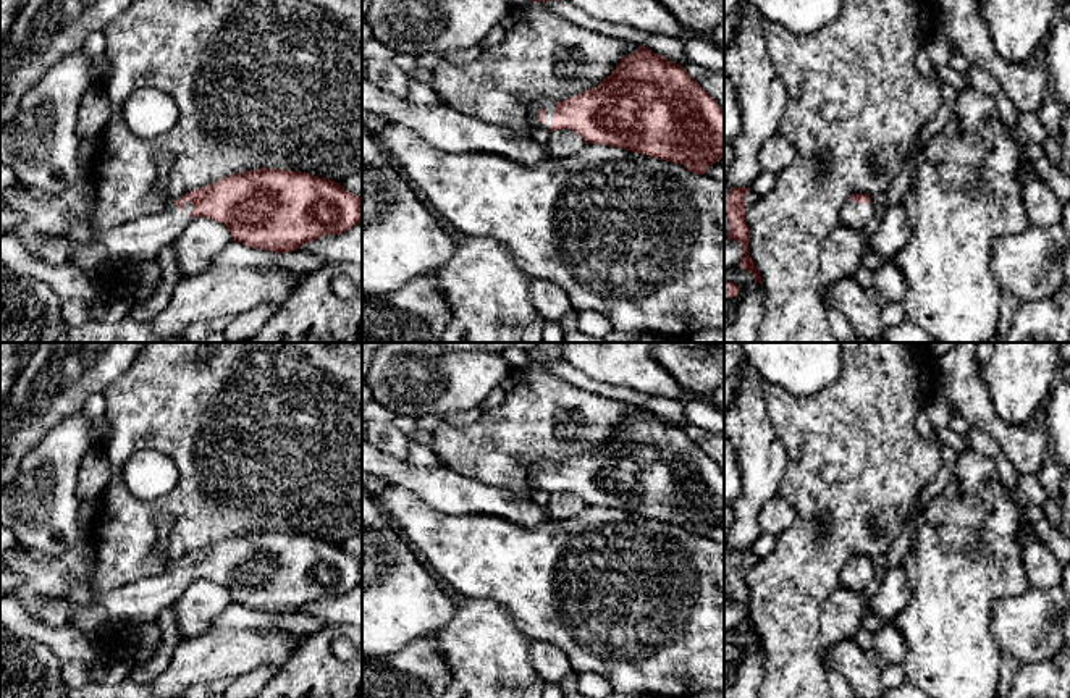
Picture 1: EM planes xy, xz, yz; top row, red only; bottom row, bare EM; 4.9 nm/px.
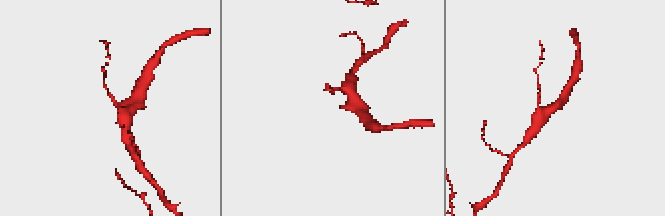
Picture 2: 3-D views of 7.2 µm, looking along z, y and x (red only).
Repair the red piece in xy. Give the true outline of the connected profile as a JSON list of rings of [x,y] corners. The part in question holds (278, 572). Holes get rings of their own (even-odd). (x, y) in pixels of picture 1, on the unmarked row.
[[[257,530],[234,535],[213,546],[194,551],[176,562],[168,562],[162,574],[121,585],[112,591],[94,591],[94,603],[108,614],[108,622],[129,629],[157,620],[186,587],[197,578],[223,585],[233,603],[249,609],[284,616],[323,598],[341,596],[362,583],[360,559],[339,545],[310,535]]]

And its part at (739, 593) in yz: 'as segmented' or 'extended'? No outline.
as segmented

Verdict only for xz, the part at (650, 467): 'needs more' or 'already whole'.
needs more

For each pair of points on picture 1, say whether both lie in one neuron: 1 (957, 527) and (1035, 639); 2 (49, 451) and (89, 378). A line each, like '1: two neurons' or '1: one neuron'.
1: two neurons
2: two neurons

